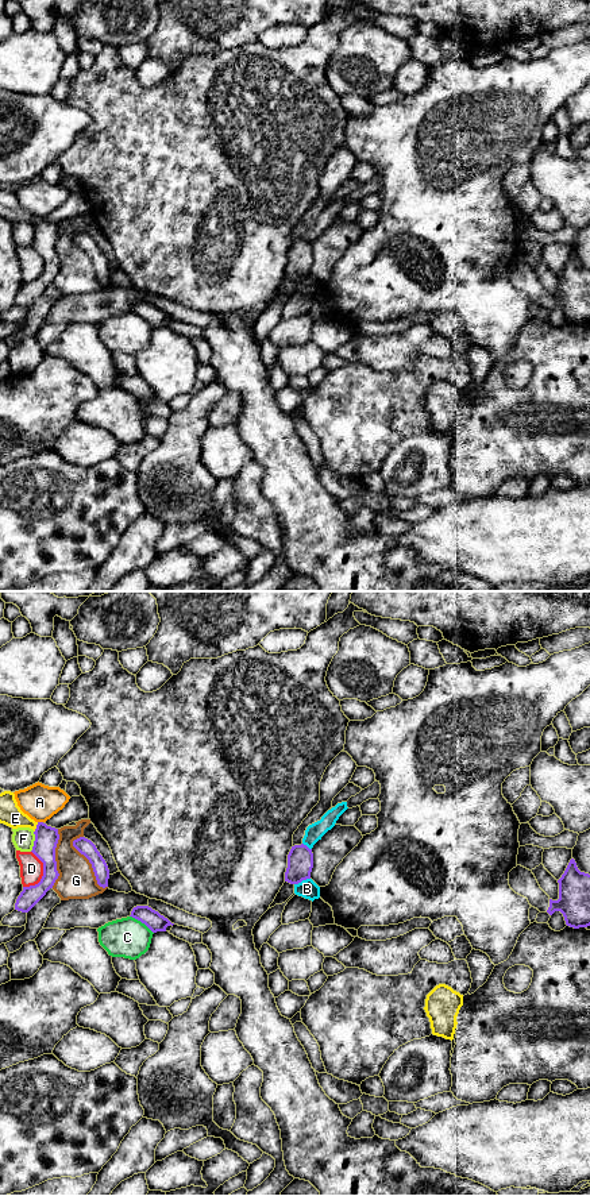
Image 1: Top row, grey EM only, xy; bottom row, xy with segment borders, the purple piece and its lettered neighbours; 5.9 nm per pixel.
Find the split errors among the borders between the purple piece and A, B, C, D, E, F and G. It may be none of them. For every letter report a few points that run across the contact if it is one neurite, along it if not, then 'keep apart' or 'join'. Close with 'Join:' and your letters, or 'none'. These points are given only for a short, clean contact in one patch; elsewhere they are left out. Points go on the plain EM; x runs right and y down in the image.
A: keep apart
B: keep apart
C: keep apart
D: keep apart
E: keep apart
F: keep apart
G: keep apart
Join: none

